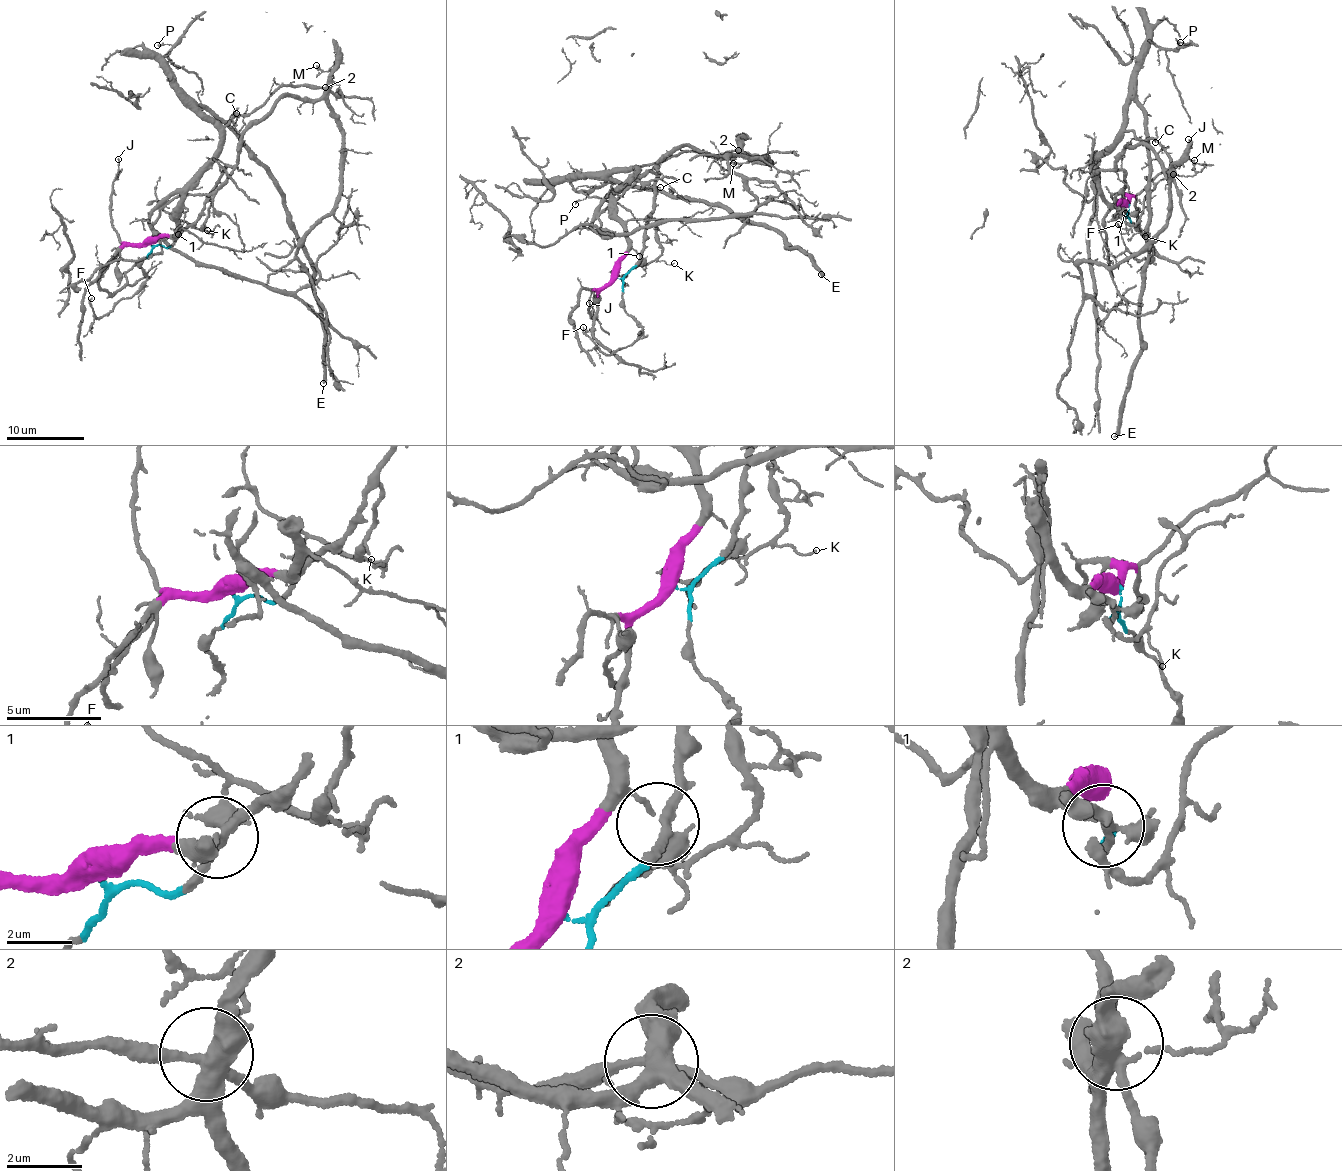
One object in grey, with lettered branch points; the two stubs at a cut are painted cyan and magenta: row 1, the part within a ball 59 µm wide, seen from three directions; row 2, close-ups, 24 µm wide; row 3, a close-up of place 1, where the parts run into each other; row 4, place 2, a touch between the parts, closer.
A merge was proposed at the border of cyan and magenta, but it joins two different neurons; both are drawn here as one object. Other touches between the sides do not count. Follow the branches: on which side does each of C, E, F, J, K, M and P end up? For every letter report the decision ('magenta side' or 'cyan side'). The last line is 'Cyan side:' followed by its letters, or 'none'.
C: magenta side
E: magenta side
F: cyan side
J: magenta side
K: cyan side
M: magenta side
P: magenta side
Cyan side: F, K

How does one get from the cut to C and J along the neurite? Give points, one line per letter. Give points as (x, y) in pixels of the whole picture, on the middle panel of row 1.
C: (614, 277), (628, 246), (609, 196), (635, 171), (632, 167), (610, 176), (622, 182), (661, 187)
J: (614, 277), (606, 283), (596, 297), (595, 304), (589, 309), (589, 316), (593, 318), (594, 310), (588, 303)

